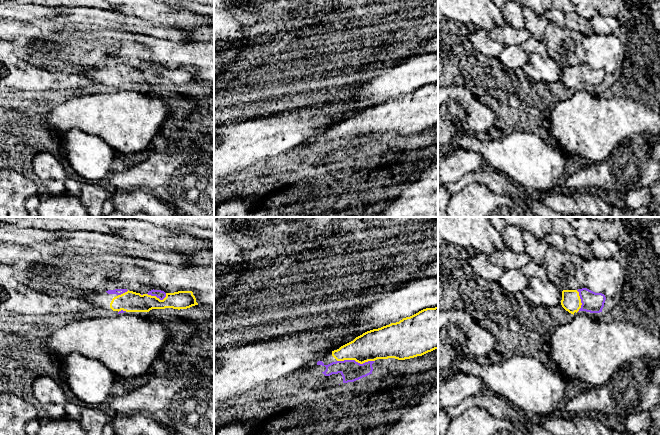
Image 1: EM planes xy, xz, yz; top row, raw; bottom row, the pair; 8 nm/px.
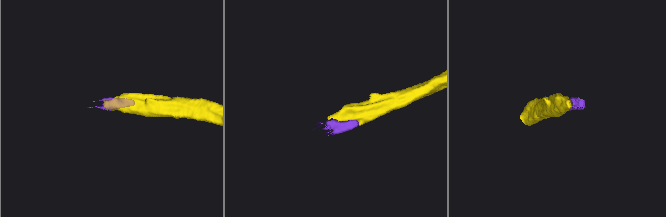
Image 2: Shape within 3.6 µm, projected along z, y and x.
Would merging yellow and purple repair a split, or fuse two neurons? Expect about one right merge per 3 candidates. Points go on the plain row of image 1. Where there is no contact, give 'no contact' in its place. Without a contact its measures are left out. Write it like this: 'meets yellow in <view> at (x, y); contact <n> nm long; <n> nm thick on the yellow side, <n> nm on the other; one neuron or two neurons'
meets yellow in xz at (356, 137); contact 300 nm long; 240 nm thick on the yellow side, 160 nm on the other; one neuron

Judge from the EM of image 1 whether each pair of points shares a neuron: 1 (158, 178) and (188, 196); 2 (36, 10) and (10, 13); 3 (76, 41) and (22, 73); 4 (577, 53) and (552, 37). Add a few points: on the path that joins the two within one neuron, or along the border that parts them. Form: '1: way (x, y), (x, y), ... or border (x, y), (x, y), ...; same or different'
1: way (165, 178), (170, 178), (181, 189); same
2: way (30, 11), (16, 12); same
3: border (15, 52), (34, 65), (54, 72); different
4: way (571, 47), (563, 38), (558, 38); same

